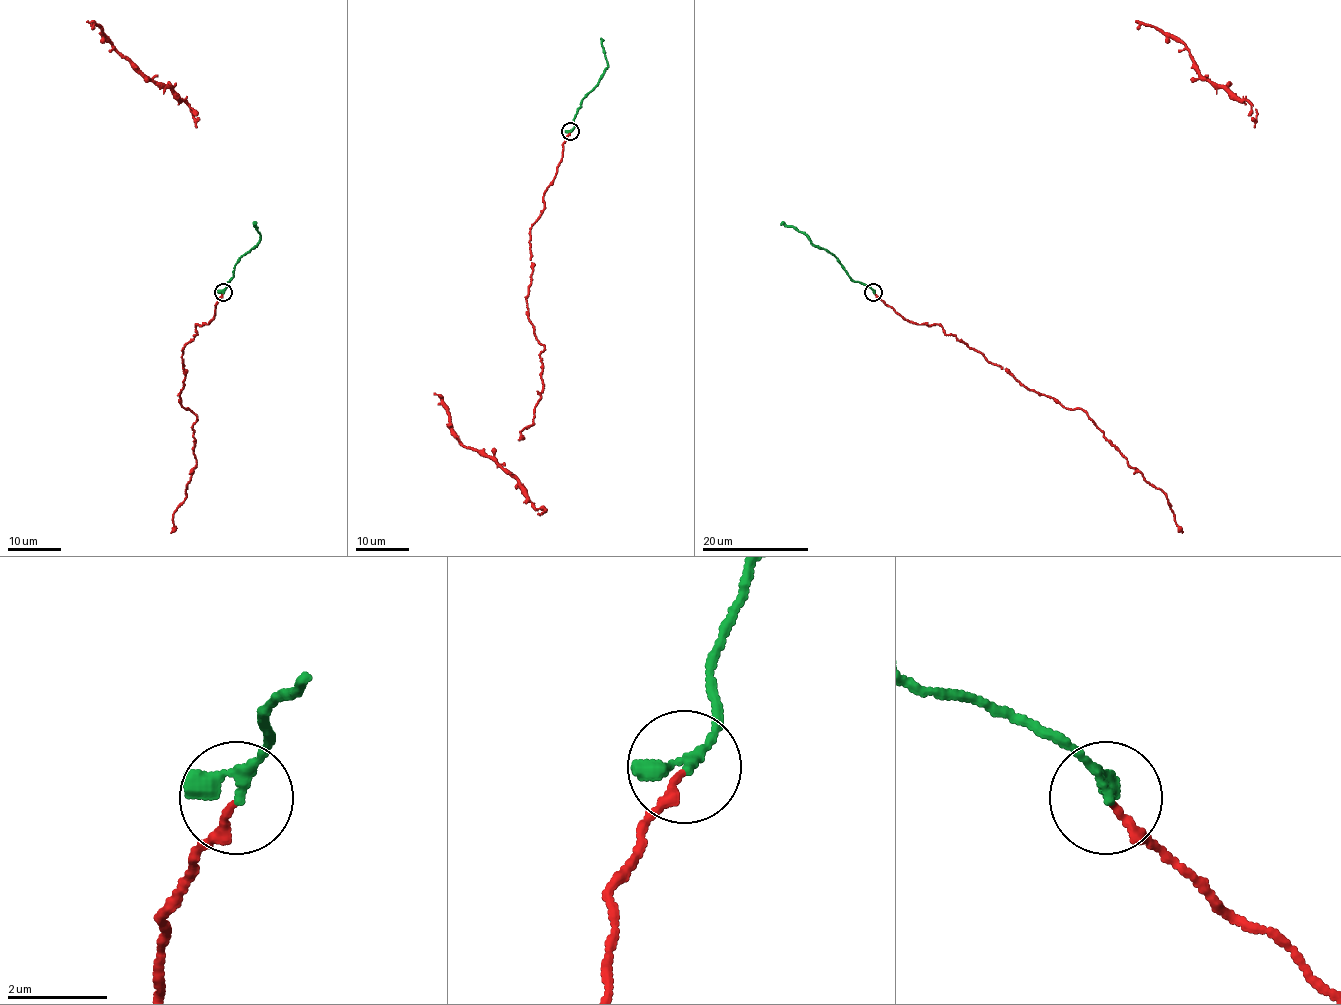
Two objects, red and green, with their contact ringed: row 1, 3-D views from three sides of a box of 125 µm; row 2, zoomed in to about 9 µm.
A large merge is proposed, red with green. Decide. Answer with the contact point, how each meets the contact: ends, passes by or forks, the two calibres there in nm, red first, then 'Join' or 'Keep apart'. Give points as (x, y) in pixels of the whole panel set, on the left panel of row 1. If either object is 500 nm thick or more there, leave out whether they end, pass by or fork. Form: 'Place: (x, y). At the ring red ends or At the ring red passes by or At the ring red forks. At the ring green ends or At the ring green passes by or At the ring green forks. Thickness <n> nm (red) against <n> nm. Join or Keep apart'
Place: (223, 292). At the ring red ends. At the ring green passes by. Thickness 170 nm (red) against 150 nm. Join

